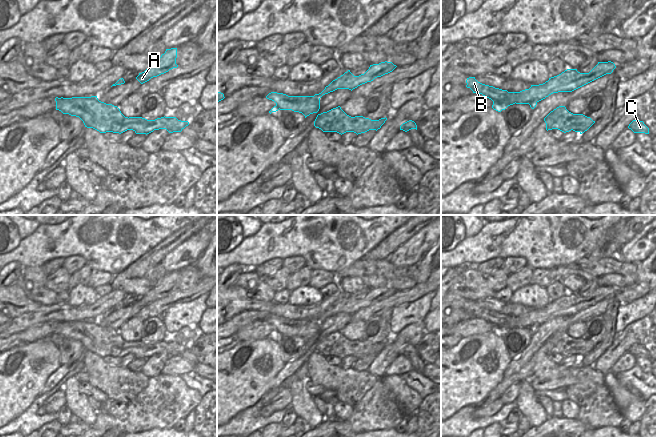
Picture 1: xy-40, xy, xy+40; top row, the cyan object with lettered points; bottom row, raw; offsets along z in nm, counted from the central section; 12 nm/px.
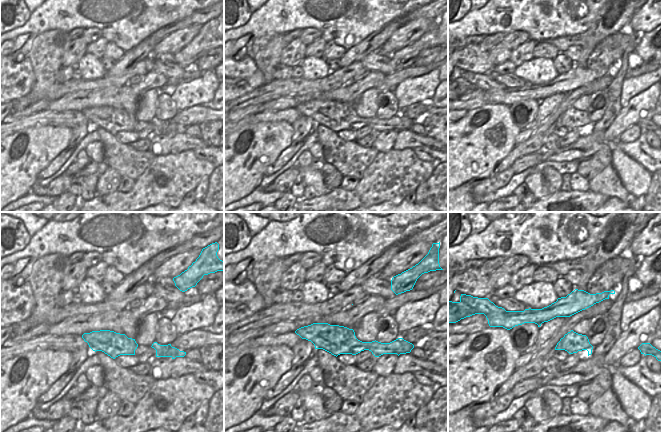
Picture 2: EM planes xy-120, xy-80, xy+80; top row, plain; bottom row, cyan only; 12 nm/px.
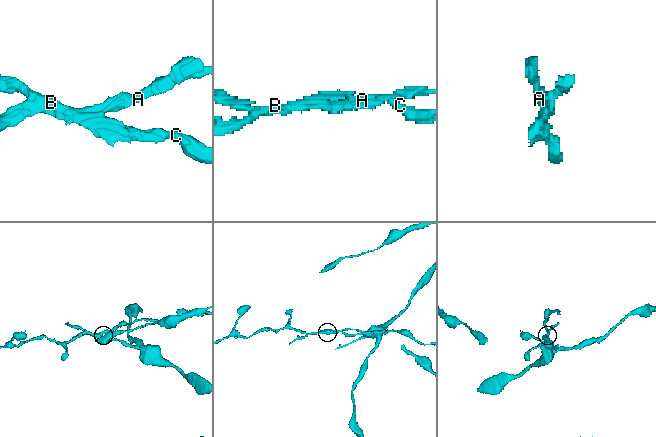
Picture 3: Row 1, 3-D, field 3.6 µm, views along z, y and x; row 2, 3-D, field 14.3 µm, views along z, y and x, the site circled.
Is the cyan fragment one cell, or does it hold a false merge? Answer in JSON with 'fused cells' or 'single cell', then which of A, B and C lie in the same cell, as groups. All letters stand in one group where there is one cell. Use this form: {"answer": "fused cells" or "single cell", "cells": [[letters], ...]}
{"answer": "fused cells", "cells": [["A"], ["B", "C"]]}

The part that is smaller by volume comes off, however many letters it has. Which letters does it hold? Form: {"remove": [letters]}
{"remove": ["A"]}

